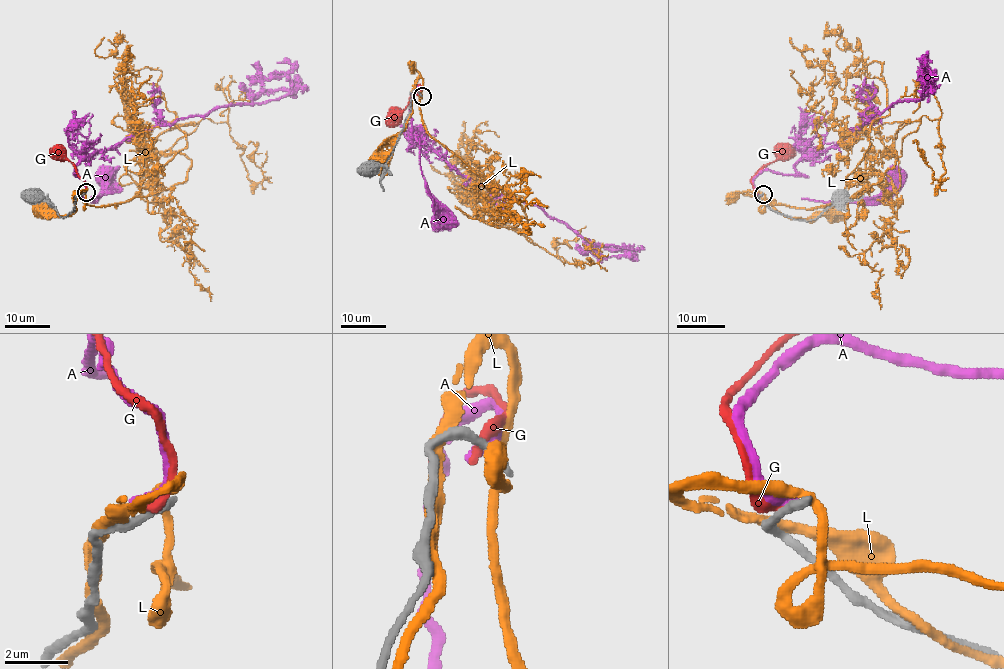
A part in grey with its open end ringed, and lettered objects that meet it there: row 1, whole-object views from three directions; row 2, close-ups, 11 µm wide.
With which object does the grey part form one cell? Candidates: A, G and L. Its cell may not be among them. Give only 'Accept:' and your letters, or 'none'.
Accept: none

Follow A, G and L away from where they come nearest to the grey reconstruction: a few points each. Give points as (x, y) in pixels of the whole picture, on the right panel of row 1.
A: (759, 194), (753, 182), (764, 170), (801, 174), (802, 199), (808, 200), (872, 201), (896, 176)
G: (759, 195), (751, 179), (783, 152)
L: (762, 193), (744, 193), (765, 198), (788, 217), (812, 218), (834, 213)

